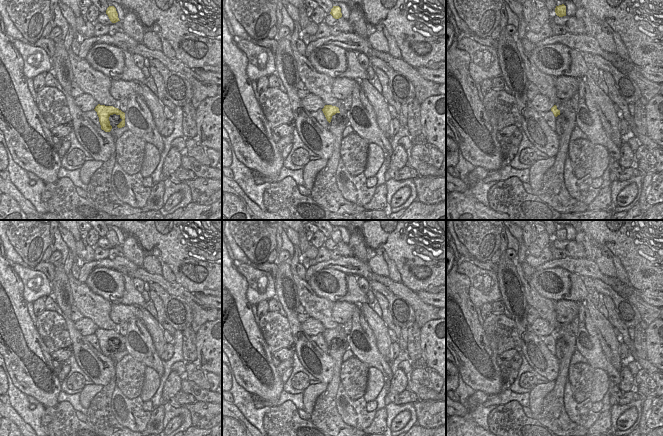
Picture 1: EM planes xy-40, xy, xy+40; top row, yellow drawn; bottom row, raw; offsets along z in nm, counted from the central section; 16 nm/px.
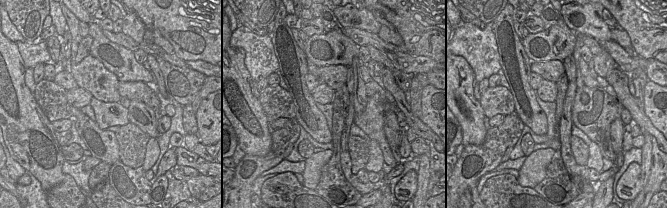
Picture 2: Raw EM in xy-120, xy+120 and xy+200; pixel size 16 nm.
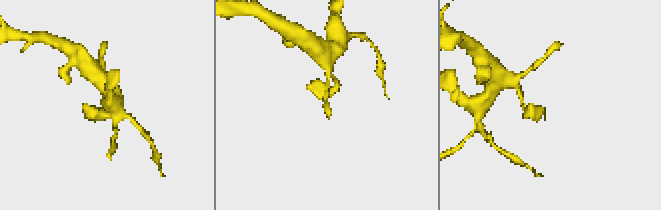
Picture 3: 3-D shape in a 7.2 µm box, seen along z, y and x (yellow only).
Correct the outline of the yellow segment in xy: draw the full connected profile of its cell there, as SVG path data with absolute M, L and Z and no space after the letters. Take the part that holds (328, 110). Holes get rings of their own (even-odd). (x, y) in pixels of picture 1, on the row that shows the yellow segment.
M325 105L322 111L329 123L331 122L333 115L335 115L336 113L340 113L339 108L332 105Z

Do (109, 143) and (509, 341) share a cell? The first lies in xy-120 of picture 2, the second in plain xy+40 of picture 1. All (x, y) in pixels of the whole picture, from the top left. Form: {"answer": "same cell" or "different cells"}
{"answer": "different cells"}

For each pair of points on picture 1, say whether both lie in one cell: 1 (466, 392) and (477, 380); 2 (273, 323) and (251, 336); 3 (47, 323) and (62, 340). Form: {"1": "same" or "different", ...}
{"1": "different", "2": "different", "3": "same"}

